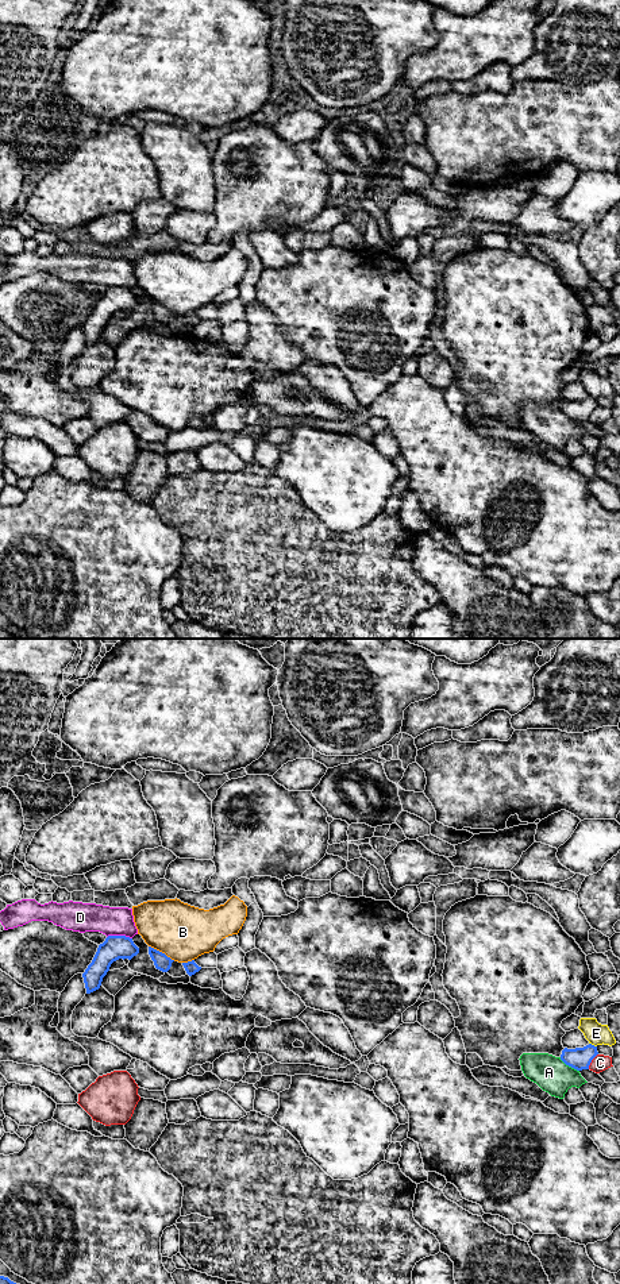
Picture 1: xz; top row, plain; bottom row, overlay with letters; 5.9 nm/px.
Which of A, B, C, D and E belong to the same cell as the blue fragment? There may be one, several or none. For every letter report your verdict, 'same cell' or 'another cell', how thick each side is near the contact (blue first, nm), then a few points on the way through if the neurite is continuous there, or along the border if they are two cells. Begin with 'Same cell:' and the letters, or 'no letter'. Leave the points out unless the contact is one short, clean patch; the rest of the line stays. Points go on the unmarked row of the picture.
Same cell: no letter
A: another cell; 130 nm thick on the blue side, 200 nm on the other
B: another cell; 90 nm thick on the blue side, 340 nm on the other
C: another cell; 130 nm thick on the blue side, 100 nm on the other
D: another cell; 140 nm thick on the blue side, 180 nm on the other
E: another cell; 130 nm thick on the blue side, 130 nm on the other

